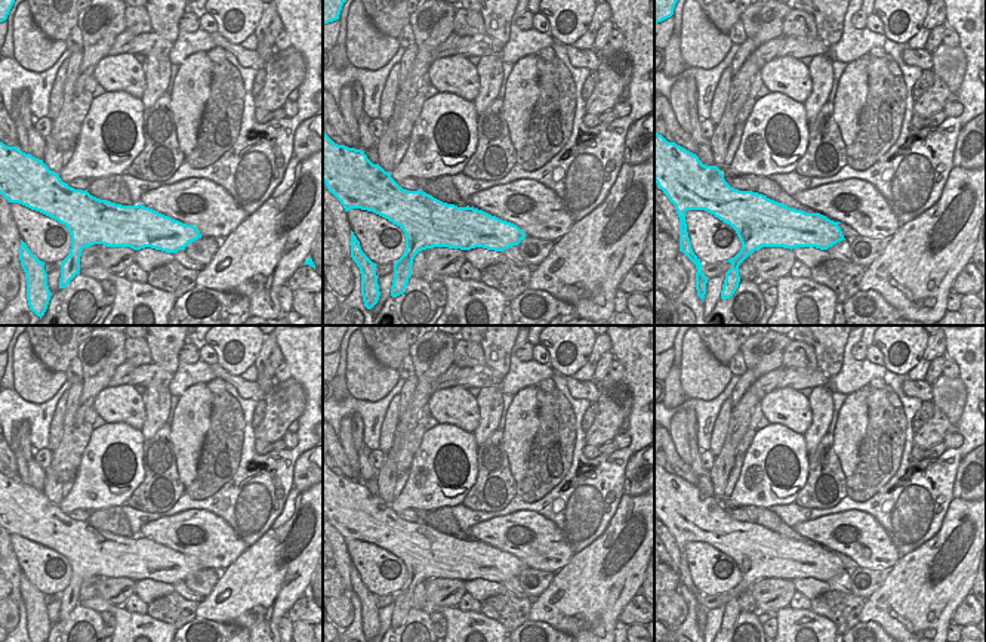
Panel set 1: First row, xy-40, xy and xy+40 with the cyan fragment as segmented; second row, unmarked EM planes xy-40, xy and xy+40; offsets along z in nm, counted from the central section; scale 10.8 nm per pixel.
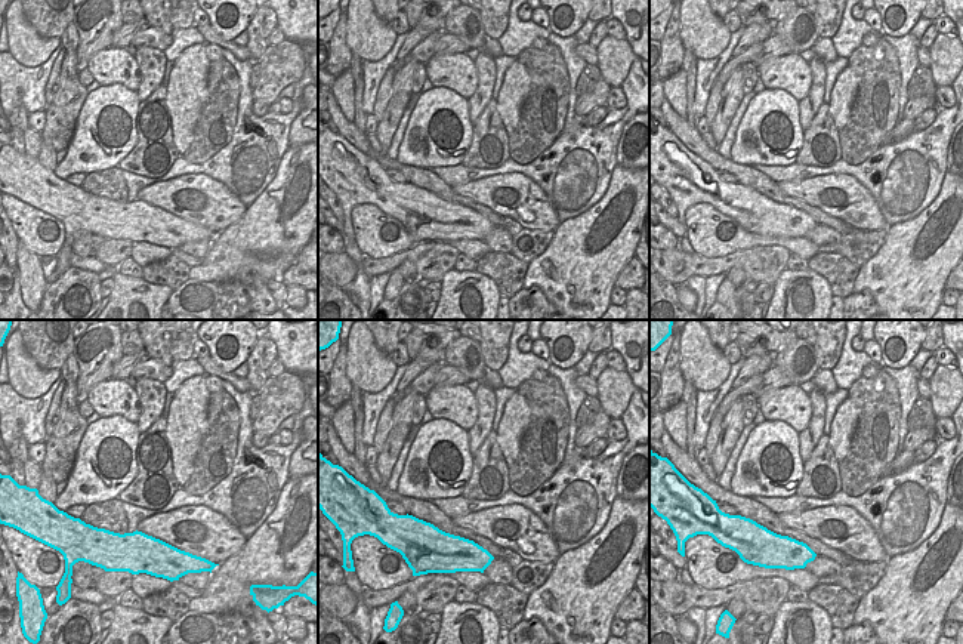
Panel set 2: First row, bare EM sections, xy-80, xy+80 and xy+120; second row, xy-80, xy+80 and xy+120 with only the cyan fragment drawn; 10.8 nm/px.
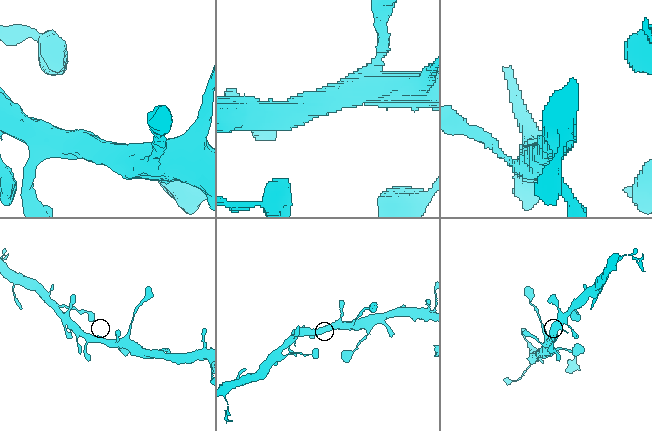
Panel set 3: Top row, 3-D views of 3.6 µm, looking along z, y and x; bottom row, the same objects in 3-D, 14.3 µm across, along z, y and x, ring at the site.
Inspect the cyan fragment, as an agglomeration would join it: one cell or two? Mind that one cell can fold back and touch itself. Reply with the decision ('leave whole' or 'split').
leave whole

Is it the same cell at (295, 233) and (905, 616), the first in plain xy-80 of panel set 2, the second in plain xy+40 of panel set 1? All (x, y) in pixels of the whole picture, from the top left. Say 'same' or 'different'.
same

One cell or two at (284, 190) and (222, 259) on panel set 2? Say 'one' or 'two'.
one

